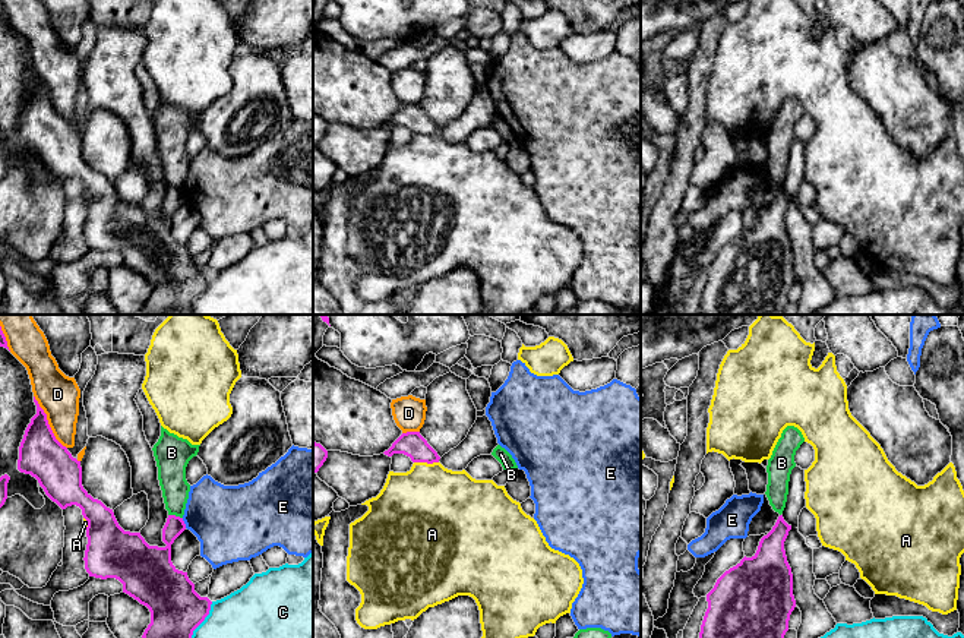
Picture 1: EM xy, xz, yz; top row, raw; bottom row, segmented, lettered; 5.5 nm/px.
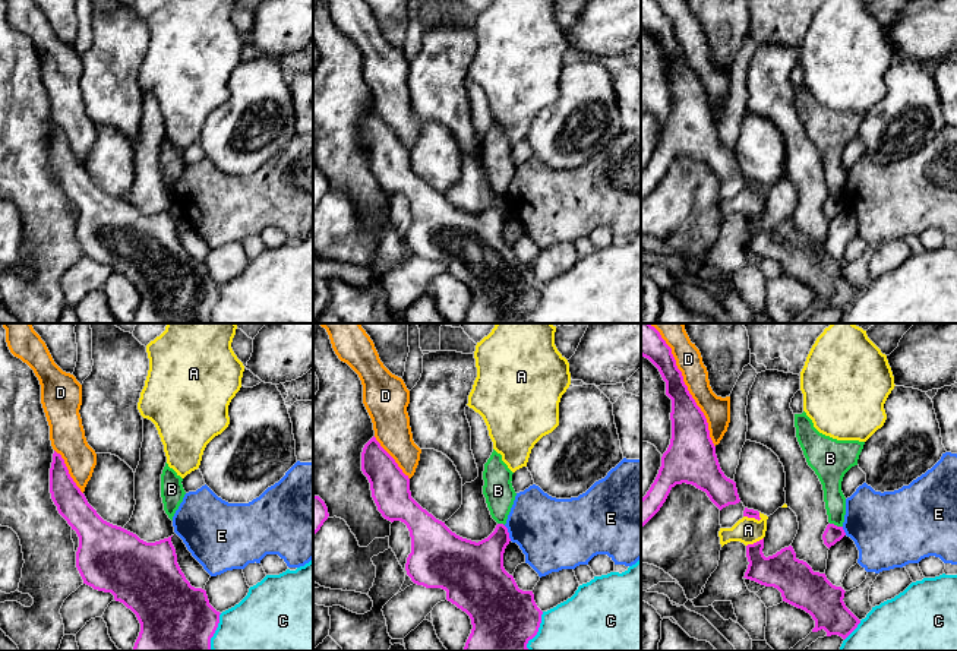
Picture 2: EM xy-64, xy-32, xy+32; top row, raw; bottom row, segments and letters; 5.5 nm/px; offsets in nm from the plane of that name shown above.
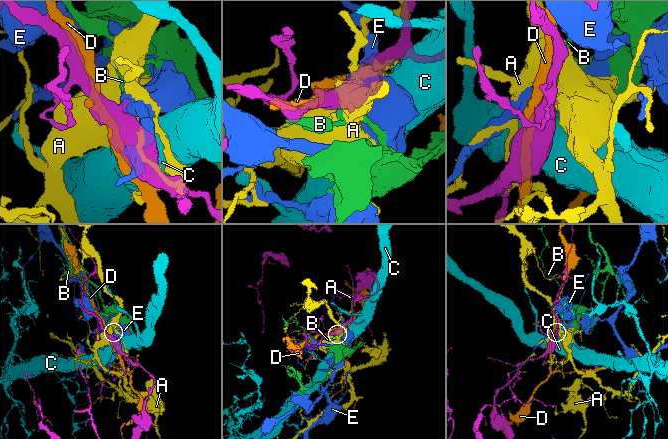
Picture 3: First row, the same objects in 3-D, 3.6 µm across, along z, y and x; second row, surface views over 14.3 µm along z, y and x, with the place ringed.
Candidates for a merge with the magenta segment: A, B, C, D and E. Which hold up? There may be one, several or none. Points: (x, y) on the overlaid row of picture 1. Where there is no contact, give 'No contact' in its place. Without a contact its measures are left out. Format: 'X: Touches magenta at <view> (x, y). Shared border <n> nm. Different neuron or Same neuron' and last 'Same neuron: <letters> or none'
A: Touches magenta at xz (426, 461). Shared border 140 nm. Different neuron
B: Touches magenta at xy (174, 515). Shared border 80 nm. Different neuron
C: Touches magenta at xy (204, 619). Shared border 240 nm. Different neuron
D: Touches magenta at xy (47, 422). Shared border 340 nm. Different neuron
E: Touches magenta at xy (183, 523). Shared border 60 nm. Different neuron
Same neuron: none

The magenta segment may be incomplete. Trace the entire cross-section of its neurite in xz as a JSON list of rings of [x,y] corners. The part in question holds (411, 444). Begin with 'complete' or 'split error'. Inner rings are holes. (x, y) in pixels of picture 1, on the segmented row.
complete | [[[420,432],[402,433],[392,446],[383,452],[388,457],[393,454],[404,454],[411,458],[413,462],[439,462],[440,457],[420,435]]]

